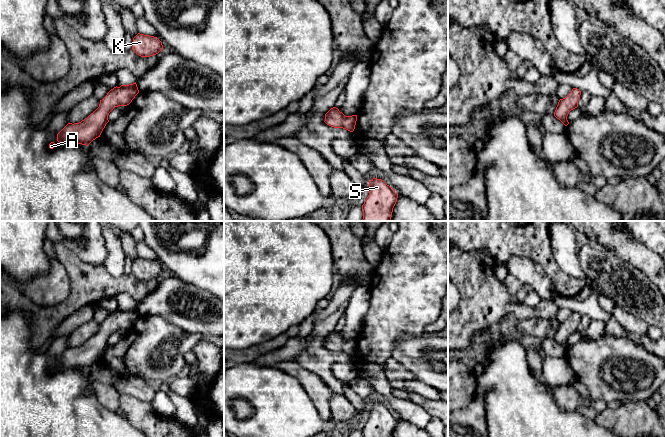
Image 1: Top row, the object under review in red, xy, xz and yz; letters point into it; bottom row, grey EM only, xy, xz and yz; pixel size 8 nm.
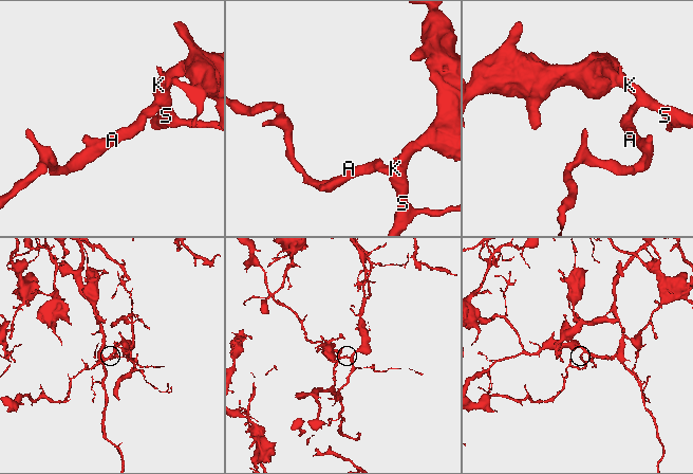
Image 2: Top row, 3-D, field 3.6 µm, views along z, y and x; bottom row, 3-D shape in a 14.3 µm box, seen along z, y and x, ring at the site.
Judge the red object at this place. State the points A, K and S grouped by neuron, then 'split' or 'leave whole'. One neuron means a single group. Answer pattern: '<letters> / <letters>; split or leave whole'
A K S; leave whole

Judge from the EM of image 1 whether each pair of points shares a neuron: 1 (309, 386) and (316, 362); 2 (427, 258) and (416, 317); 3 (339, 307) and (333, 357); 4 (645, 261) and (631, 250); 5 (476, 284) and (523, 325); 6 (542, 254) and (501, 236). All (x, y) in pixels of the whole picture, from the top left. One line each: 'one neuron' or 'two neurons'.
1: two neurons
2: one neuron
3: one neuron
4: one neuron
5: two neurons
6: one neuron

